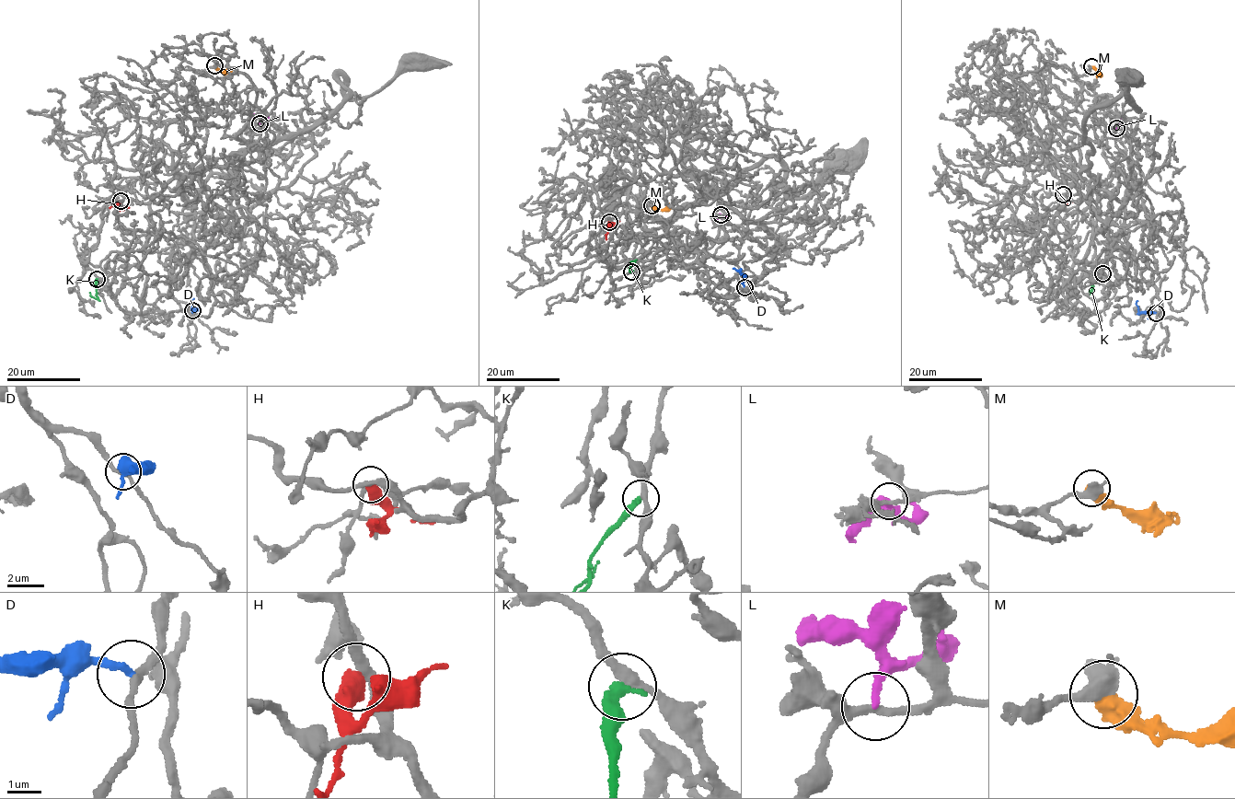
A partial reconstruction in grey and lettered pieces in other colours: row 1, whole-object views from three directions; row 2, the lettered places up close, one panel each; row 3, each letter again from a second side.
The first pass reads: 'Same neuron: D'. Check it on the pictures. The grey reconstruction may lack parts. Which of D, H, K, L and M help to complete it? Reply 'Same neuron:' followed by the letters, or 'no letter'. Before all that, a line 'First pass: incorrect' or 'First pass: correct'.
First pass: correct
Same neuron: D

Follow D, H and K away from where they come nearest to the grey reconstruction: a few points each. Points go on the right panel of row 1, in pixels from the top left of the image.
D: (1157, 314), (1140, 312), (1137, 301)
H: (1064, 194), (1077, 201)
K: (1102, 273), (1094, 285)

